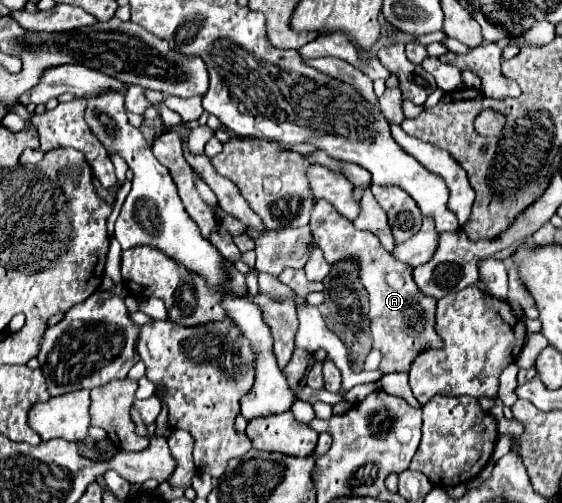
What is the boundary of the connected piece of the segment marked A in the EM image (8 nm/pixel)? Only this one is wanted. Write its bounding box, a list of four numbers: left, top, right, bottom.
[310,200,440,374]

